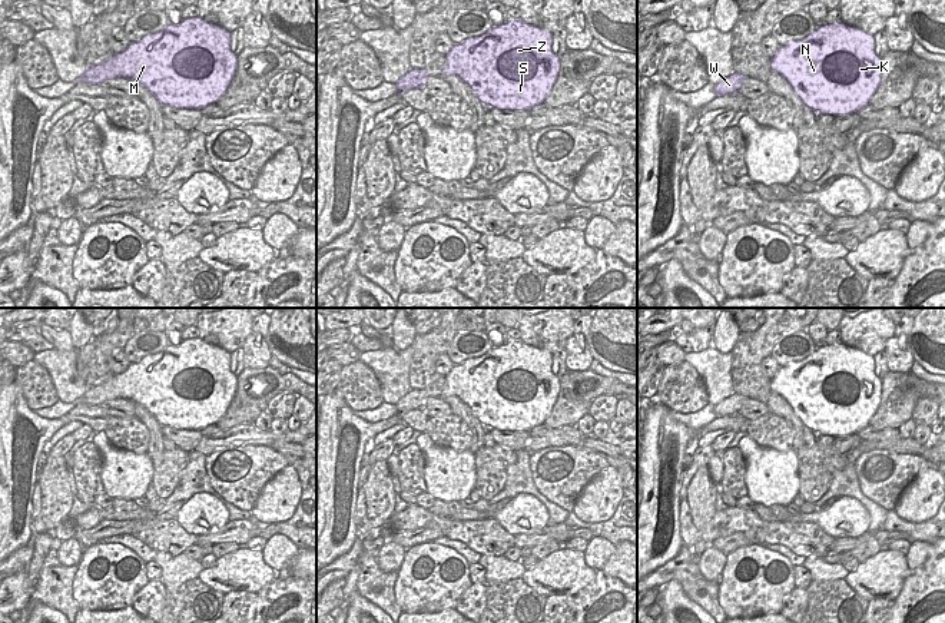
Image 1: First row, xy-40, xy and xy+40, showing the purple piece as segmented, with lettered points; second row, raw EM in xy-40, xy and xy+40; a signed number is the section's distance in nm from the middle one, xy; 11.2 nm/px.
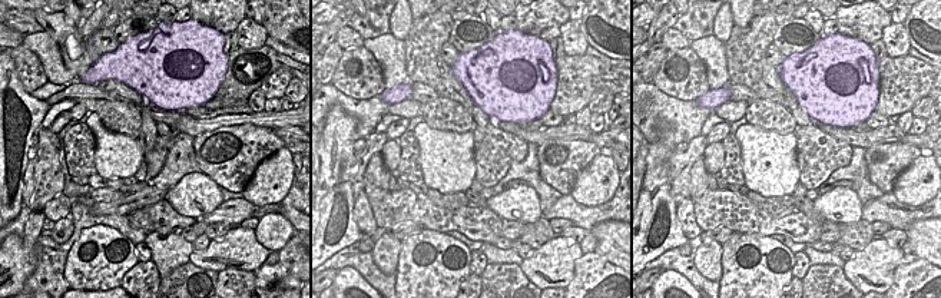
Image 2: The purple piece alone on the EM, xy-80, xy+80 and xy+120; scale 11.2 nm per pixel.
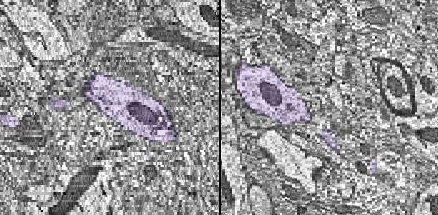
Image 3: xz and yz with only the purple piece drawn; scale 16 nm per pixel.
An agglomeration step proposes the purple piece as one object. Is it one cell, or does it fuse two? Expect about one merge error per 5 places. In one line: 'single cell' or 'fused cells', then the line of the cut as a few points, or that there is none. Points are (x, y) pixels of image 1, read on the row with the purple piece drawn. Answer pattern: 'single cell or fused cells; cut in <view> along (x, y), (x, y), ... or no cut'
single cell; no cut

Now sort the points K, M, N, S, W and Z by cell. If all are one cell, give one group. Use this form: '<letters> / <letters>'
K M N S W Z

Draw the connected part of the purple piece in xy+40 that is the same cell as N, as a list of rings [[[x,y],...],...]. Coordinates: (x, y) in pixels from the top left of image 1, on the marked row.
[[[843,21],[819,26],[799,42],[780,46],[770,67],[783,76],[802,103],[822,115],[852,115],[869,105],[881,83],[882,59],[875,53],[875,40]]]

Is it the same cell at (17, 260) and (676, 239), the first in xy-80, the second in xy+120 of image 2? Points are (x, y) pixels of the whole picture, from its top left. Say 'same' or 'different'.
same

